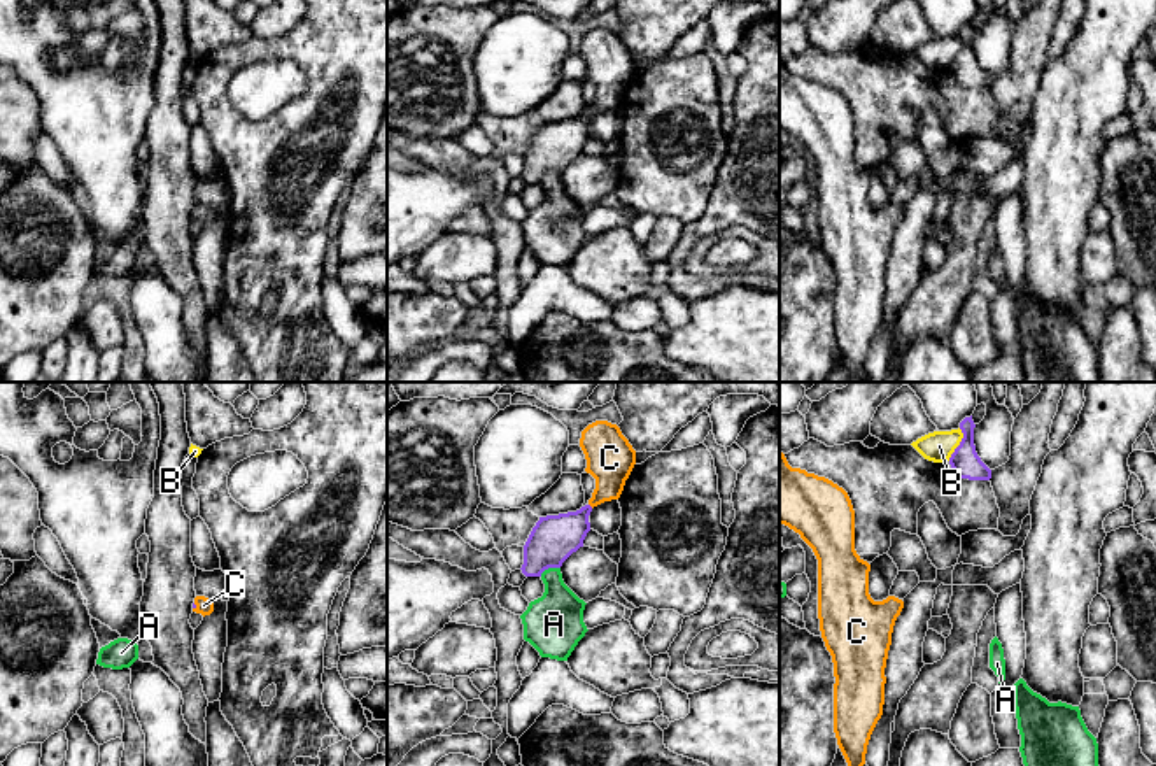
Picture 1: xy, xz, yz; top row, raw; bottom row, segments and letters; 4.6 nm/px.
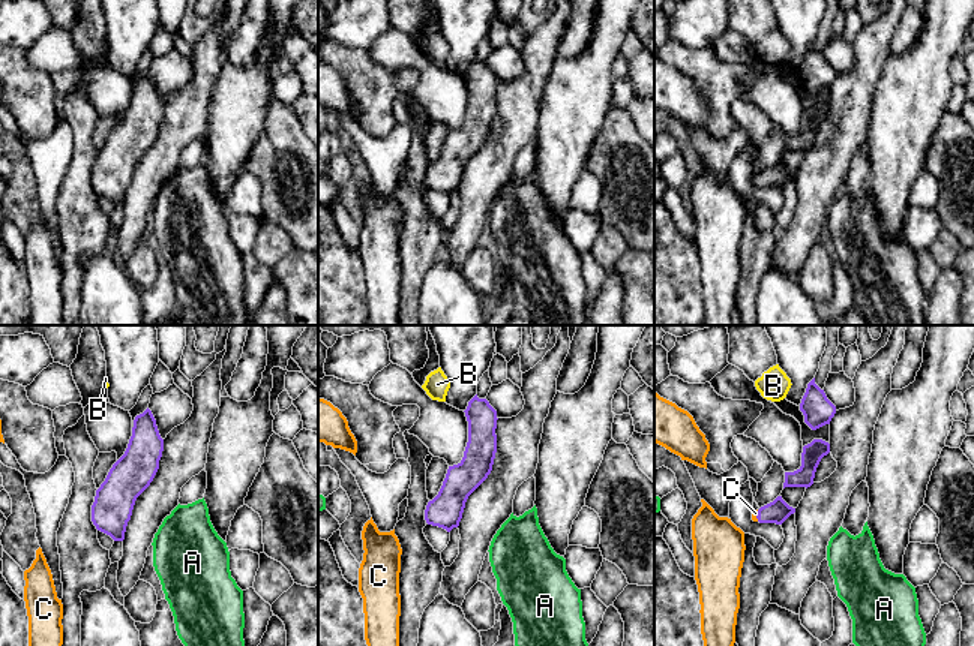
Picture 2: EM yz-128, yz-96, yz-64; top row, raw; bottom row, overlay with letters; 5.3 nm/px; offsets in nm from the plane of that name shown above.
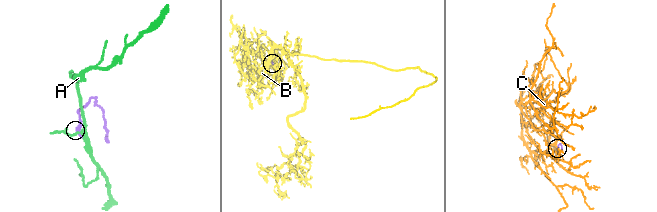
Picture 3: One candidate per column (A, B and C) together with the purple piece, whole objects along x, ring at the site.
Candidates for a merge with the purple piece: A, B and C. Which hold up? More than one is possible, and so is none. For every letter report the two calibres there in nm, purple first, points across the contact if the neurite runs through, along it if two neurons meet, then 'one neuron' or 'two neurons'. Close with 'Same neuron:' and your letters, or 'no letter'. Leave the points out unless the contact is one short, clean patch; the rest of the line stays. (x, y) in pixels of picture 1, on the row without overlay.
A: 220 nm thick on the purple side, 260 nm on the other; border along xz (559, 174), (549, 174), (540, 183); two neurons
B: 130 nm thick on the purple side, 140 nm on the other; two neurons
C: 20 nm thick on the purple side, 80 nm on the other; runs through xy (193, 211), (195, 214), (204, 212); one neuron
Same neuron: C

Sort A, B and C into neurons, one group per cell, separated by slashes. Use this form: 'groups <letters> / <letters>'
groups A / B / C

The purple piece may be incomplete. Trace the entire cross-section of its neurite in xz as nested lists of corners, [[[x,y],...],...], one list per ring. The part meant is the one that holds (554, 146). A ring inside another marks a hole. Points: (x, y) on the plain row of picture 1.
[[[596,28],[582,39],[580,54],[587,67],[585,79],[596,86],[596,96],[585,114],[576,119],[539,124],[524,152],[522,181],[541,184],[583,154],[590,138],[589,123],[594,114],[618,107],[636,72],[636,58],[617,32]]]

